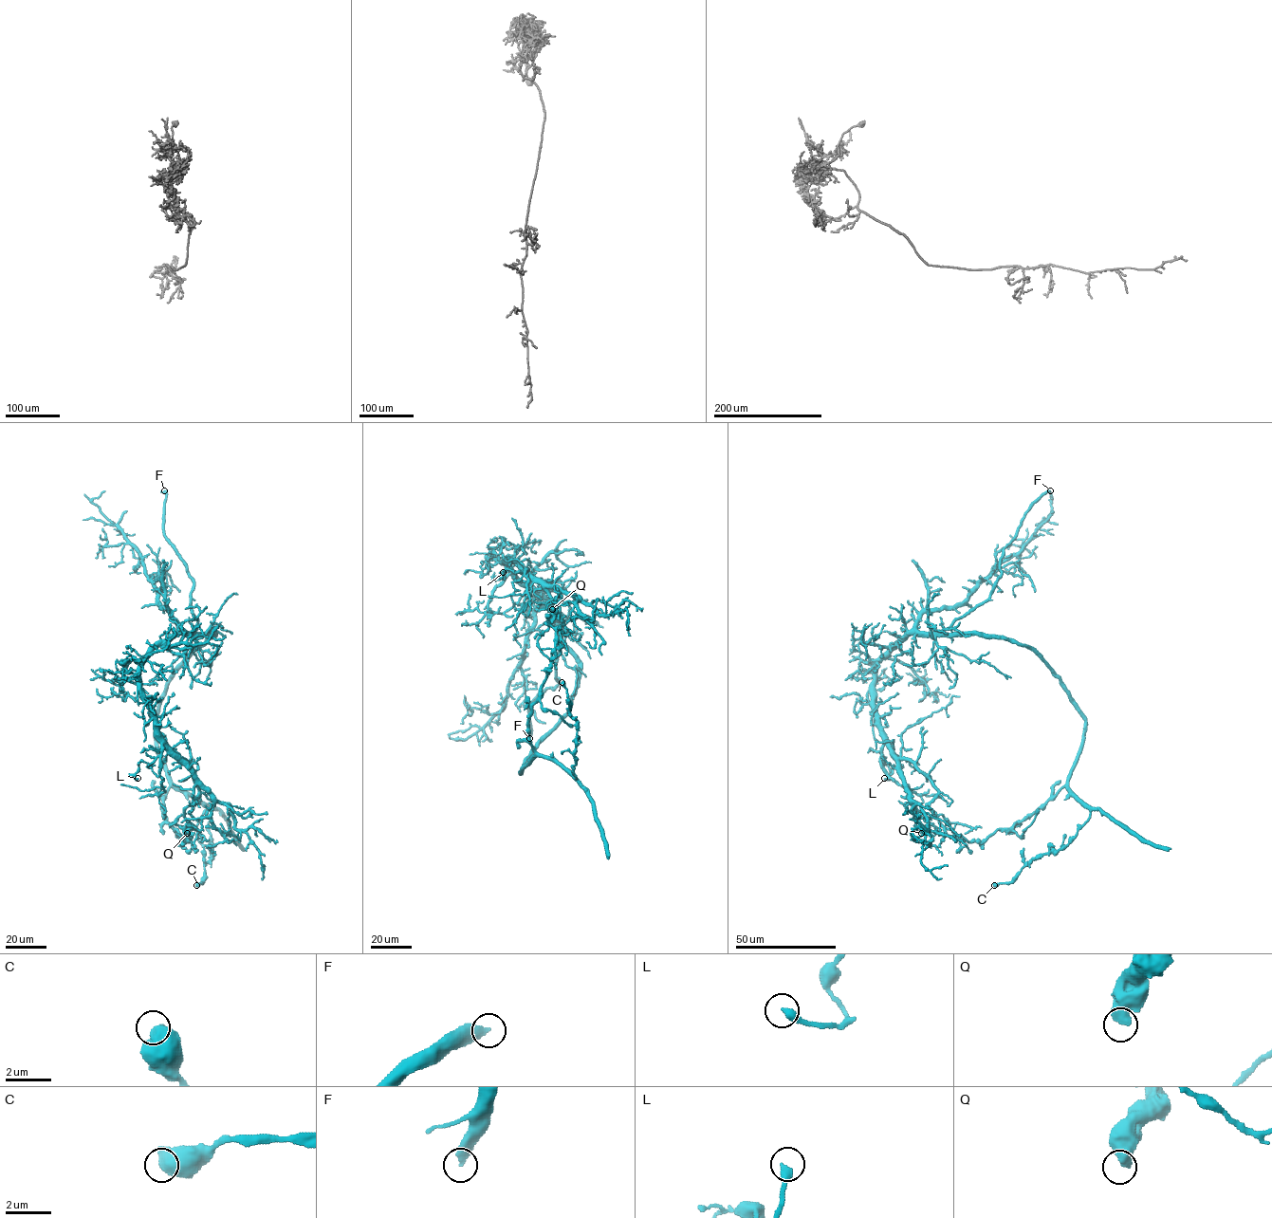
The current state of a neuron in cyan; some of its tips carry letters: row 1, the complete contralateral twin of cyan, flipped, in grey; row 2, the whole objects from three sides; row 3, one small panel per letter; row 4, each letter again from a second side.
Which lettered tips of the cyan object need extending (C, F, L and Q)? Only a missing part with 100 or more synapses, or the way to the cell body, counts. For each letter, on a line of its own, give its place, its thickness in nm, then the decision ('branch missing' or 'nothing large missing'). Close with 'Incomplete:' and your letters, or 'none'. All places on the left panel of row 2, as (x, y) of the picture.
C: (196, 885) | 650 nm | nothing large missing
F: (164, 490) | 440 nm | branch missing
L: (138, 778) | 360 nm | nothing large missing
Q: (187, 833) | 550 nm | nothing large missing
Incomplete: F

